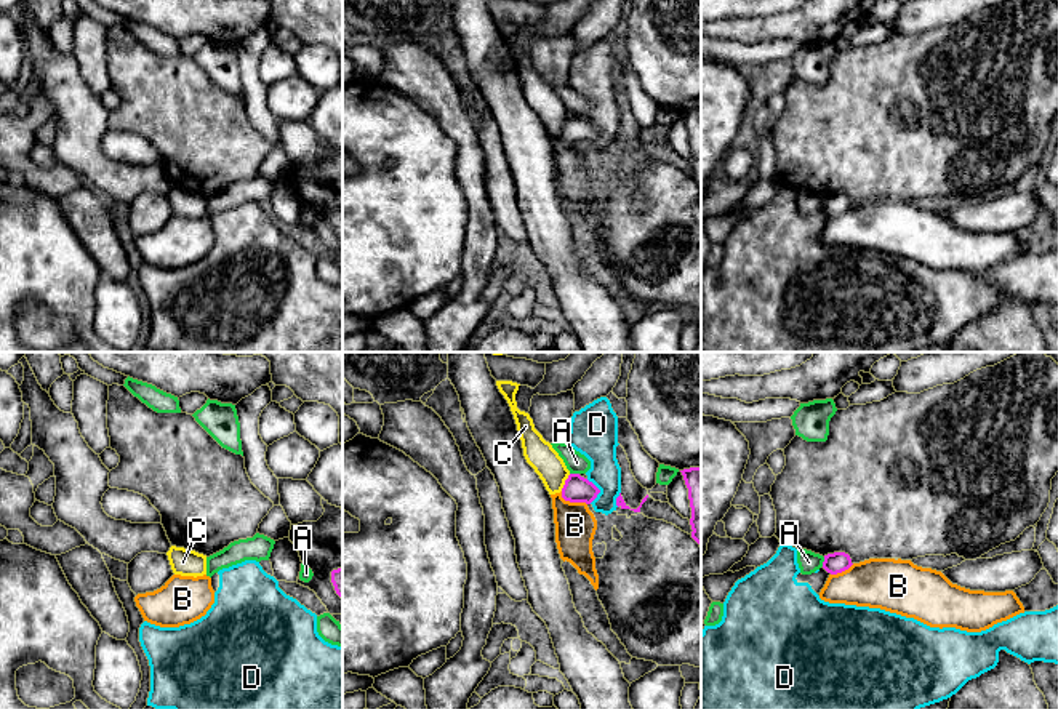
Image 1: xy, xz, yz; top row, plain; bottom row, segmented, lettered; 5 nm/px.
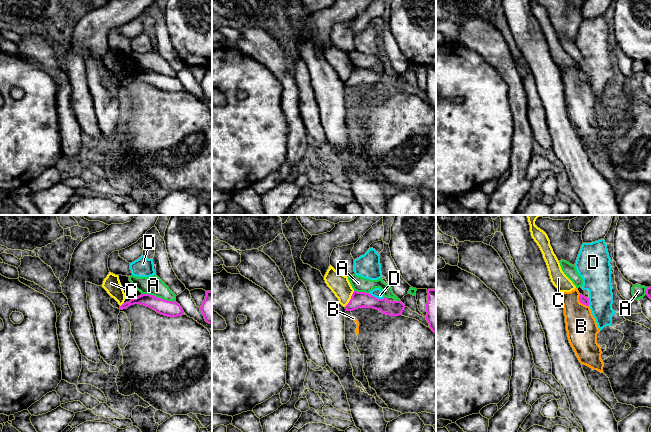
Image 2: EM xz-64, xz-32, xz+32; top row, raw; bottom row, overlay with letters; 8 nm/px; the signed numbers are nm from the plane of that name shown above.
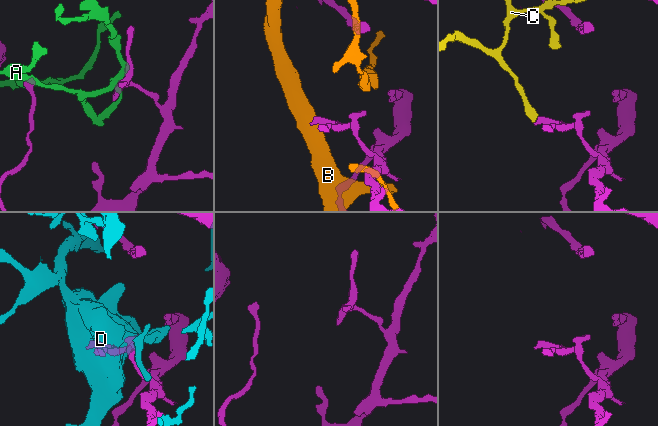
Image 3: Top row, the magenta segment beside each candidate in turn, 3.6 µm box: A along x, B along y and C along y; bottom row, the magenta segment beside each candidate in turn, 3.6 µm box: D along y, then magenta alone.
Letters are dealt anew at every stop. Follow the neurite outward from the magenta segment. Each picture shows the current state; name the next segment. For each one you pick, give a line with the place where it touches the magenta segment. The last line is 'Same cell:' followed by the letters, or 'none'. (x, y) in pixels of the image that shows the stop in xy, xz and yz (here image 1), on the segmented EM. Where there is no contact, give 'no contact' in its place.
Same cell: none

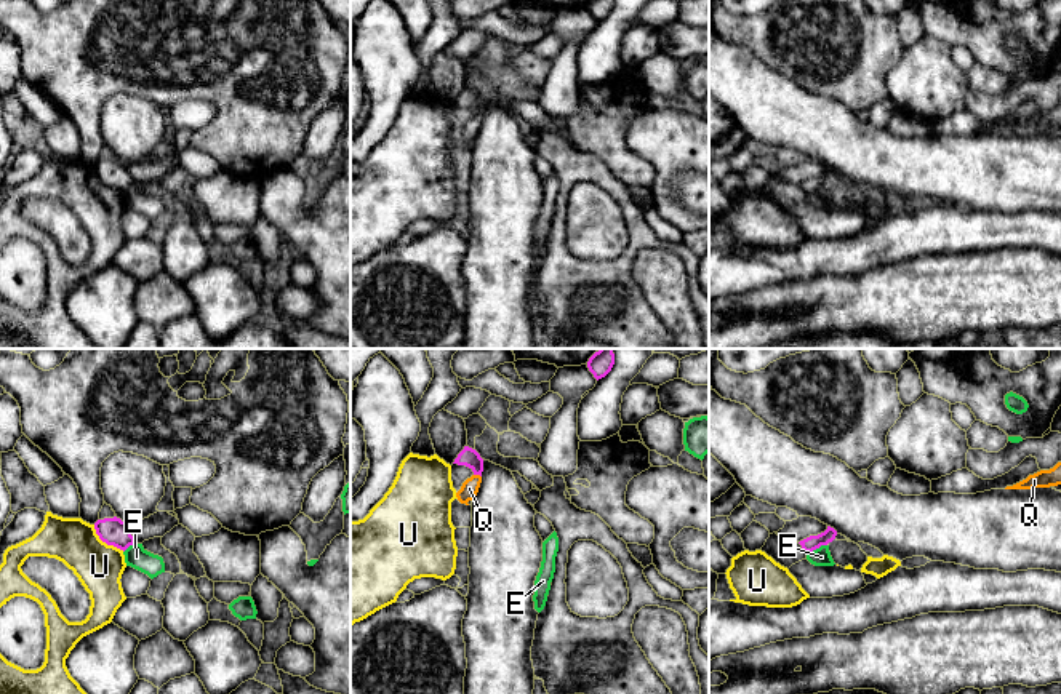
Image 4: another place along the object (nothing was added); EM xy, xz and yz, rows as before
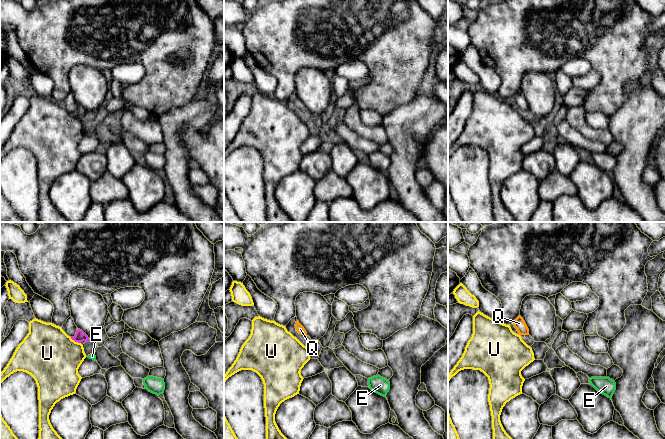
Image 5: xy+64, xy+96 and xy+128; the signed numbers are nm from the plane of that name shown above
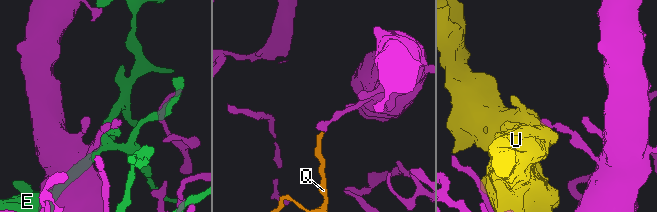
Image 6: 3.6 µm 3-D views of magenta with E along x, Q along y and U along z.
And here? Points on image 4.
Q: xz (477, 474)
Same cell: Q

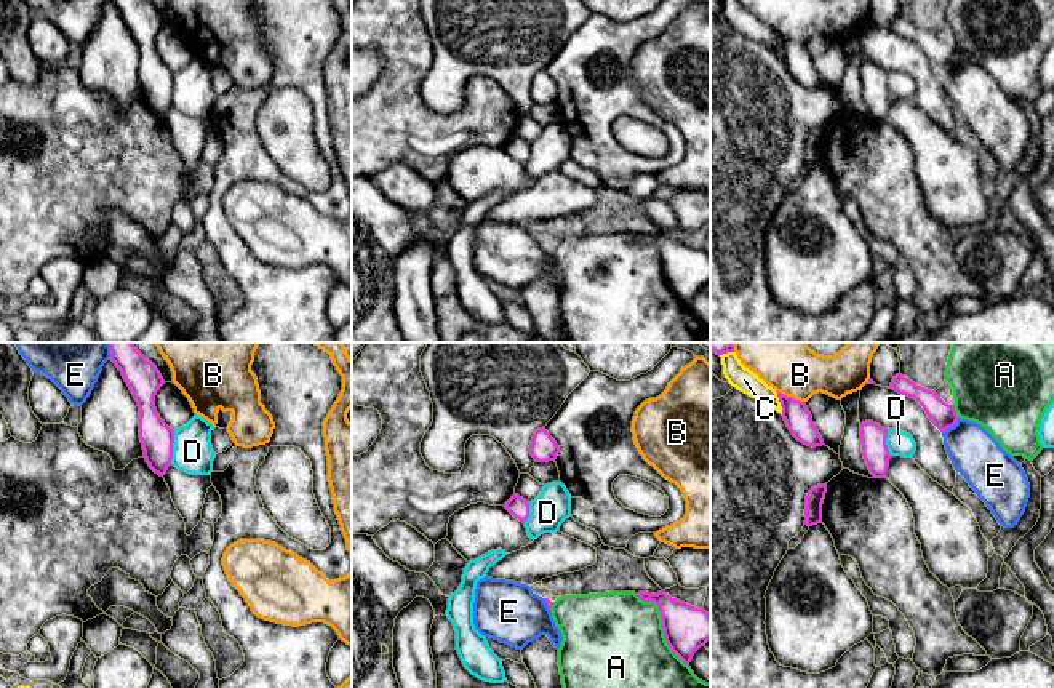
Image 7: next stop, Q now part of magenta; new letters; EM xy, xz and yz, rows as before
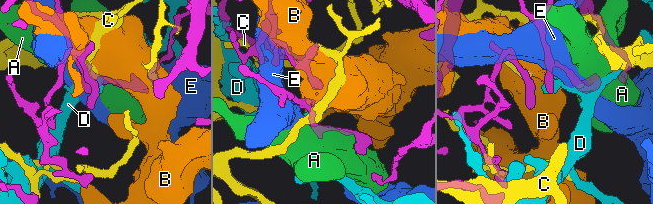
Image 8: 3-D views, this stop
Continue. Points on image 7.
Same cell: none

